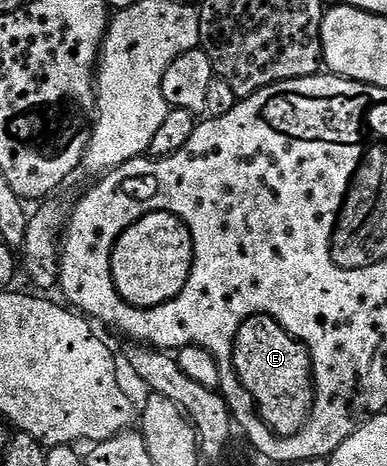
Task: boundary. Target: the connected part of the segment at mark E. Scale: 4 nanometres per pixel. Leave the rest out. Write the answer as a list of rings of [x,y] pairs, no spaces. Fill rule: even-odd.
[[[263,313],[248,316],[236,328],[236,333],[230,342],[230,363],[244,391],[248,392],[255,402],[257,413],[273,433],[279,437],[293,436],[301,429],[312,411],[314,399],[310,361],[303,344],[293,339],[276,320],[269,316]]]

